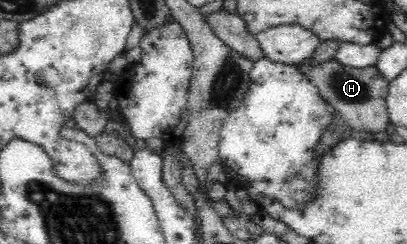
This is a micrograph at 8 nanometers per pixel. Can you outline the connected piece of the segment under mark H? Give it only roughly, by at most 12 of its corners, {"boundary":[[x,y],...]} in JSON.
{"boundary":[[330,58],[295,67],[350,127],[390,123],[389,82],[375,65]]}

